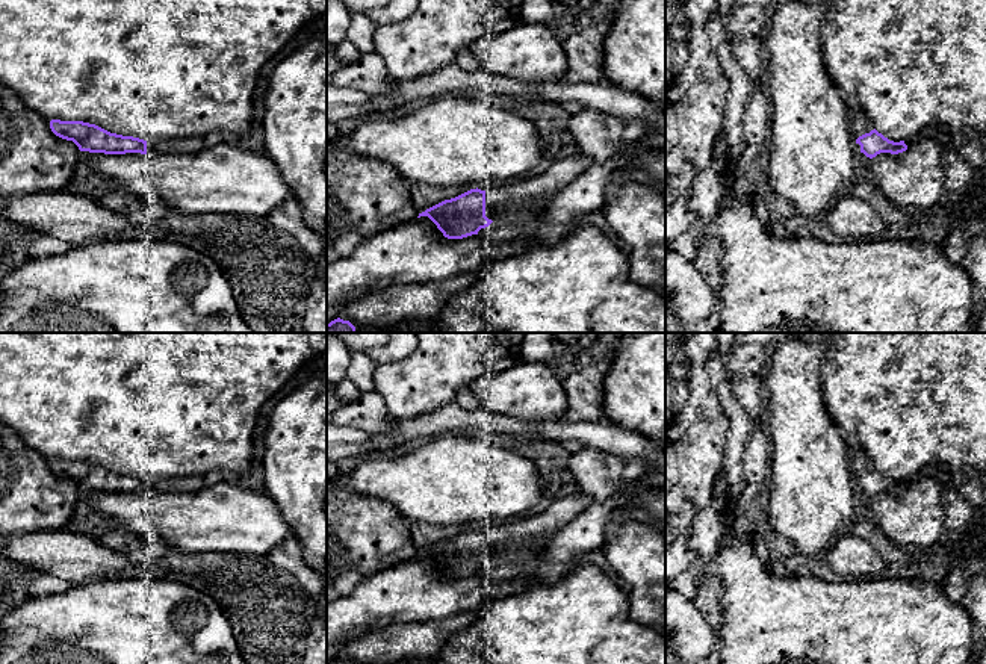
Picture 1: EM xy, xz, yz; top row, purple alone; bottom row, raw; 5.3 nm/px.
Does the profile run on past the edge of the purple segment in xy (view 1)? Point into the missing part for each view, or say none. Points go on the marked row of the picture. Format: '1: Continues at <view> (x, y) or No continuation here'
1: Continues at xy (191, 144)

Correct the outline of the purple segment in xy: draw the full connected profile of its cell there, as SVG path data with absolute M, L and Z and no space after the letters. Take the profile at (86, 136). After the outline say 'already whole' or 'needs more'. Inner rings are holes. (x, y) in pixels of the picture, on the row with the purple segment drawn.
M51 119L50 129L56 136L73 141L80 151L89 153L197 153L204 148L204 136L172 138L147 142L139 138L110 133L95 124L60 119Z | needs more

